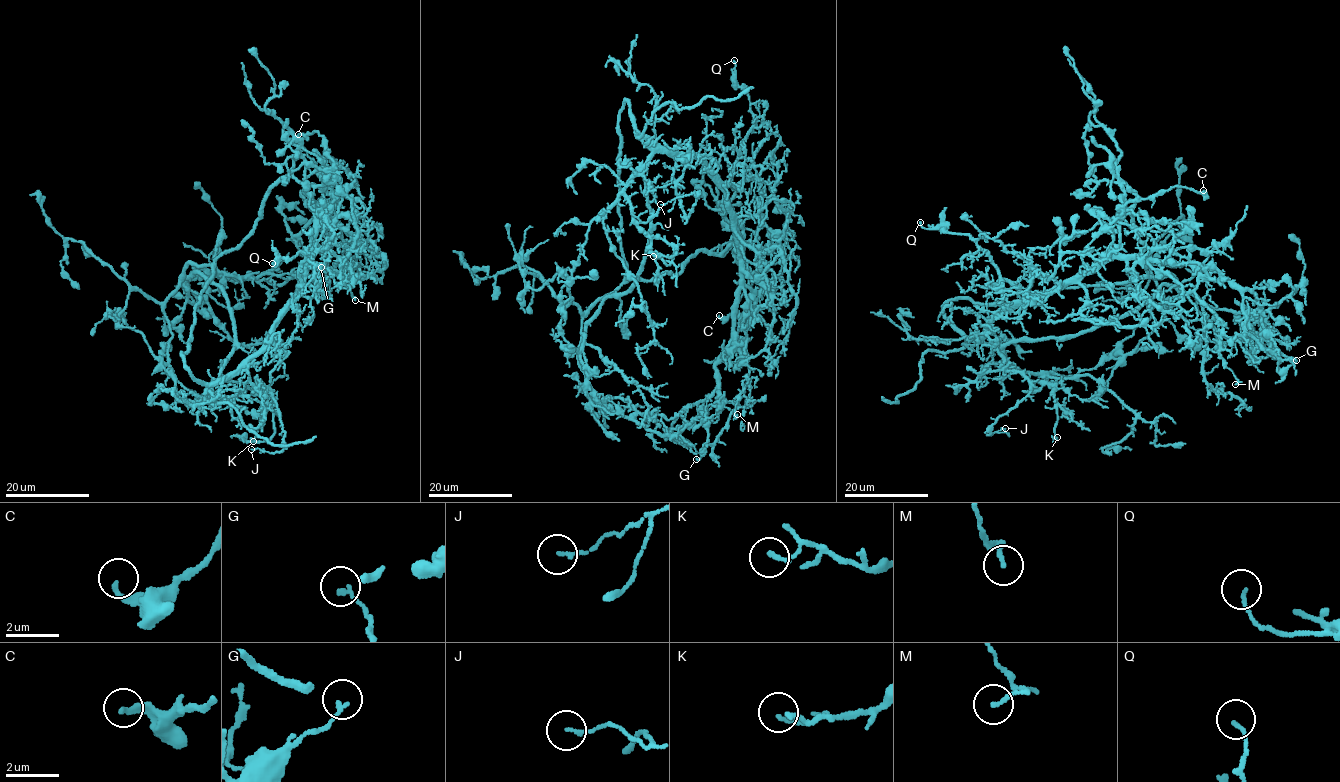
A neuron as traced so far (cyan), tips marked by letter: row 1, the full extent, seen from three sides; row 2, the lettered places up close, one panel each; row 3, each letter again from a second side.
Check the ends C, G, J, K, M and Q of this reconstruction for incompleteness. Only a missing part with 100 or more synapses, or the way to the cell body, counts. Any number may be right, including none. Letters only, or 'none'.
none

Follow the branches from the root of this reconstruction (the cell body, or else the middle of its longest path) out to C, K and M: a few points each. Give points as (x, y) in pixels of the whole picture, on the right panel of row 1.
C: (1010, 307), (1048, 296), (1103, 260), (1112, 241), (1110, 224), (1128, 202), (1173, 186), (1203, 190)
K: (1010, 307), (986, 326), (982, 340), (1002, 348), (1002, 357), (1027, 378), (1054, 387), (1054, 441), (1057, 437)
M: (1010, 307), (1048, 296), (1117, 256), (1190, 265), (1198, 274), (1195, 292), (1221, 323), (1219, 354), (1235, 384)

